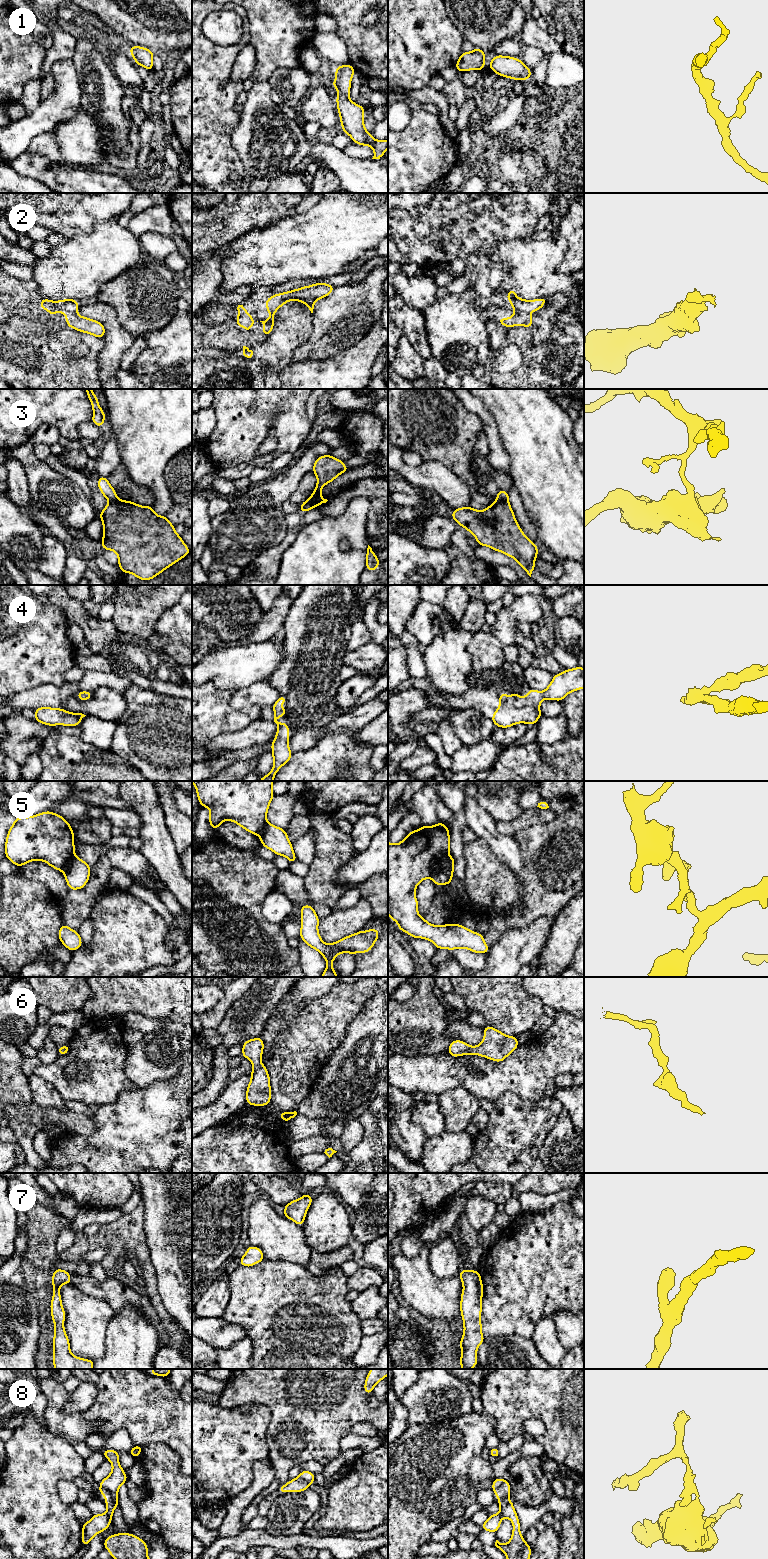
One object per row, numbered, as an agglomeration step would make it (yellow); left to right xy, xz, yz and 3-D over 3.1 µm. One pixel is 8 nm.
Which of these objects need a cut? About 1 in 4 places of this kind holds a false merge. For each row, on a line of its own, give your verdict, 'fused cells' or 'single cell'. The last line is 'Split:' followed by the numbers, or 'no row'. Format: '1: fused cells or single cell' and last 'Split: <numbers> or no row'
1: single cell
2: single cell
3: fused cells
4: single cell
5: fused cells
6: single cell
7: single cell
8: fused cells
Split: 3, 5, 8

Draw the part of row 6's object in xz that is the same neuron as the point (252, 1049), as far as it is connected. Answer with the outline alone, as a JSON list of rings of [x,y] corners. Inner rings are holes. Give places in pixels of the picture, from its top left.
[[[261,1037],[247,1040],[242,1046],[242,1057],[247,1058],[254,1068],[246,1090],[246,1104],[267,1106],[271,1101],[270,1076],[266,1066],[261,1063],[264,1041]]]

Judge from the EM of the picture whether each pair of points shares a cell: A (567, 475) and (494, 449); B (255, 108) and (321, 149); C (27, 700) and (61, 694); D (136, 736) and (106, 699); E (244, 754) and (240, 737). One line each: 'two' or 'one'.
A: two
B: one
C: one
D: two
E: two

